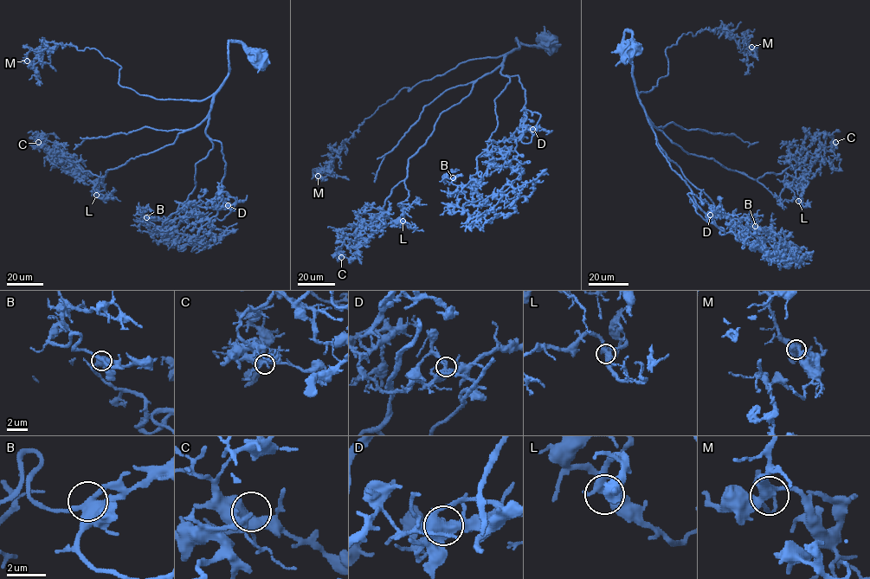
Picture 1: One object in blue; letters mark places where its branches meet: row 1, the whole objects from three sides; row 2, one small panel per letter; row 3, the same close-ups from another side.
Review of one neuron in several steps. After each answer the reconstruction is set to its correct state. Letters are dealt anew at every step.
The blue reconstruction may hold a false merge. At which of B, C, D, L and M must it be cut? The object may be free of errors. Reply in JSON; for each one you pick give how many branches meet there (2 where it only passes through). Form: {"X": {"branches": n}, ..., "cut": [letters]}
{"cut": []}

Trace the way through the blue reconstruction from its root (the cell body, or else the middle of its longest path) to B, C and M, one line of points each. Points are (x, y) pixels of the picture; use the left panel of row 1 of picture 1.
B: (258, 57), (228, 42), (228, 75), (205, 130), (213, 148), (196, 164), (195, 189), (162, 226), (146, 217)
C: (258, 57), (228, 41), (228, 75), (206, 117), (104, 176), (82, 171), (44, 138), (34, 149), (38, 142)
M: (258, 57), (228, 41), (228, 75), (200, 100), (121, 86), (121, 67), (93, 48), (30, 48), (27, 61)

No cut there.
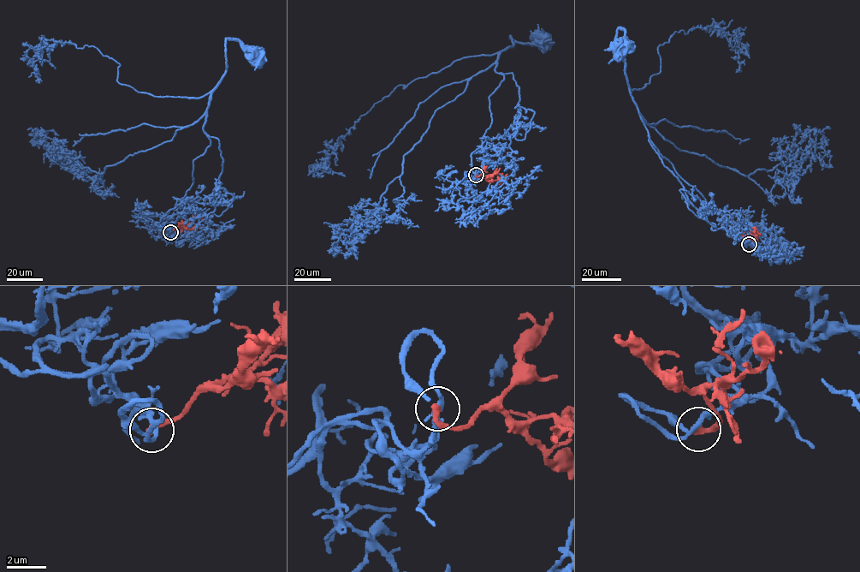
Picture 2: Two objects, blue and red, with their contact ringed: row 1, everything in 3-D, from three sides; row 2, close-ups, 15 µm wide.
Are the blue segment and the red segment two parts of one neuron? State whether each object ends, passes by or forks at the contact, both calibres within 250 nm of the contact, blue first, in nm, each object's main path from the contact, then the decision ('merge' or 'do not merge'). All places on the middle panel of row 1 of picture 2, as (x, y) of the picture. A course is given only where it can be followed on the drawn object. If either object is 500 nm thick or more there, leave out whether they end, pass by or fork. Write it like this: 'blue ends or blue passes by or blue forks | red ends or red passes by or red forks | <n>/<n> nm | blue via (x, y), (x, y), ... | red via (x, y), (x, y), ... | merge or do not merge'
blue forks | red ends | 220/360 nm | blue via (476, 175), (460, 181), (492, 120), (489, 97), (504, 79), (497, 57), (510, 36), (542, 38) | red via (476, 175), (495, 181), (507, 174) | merge

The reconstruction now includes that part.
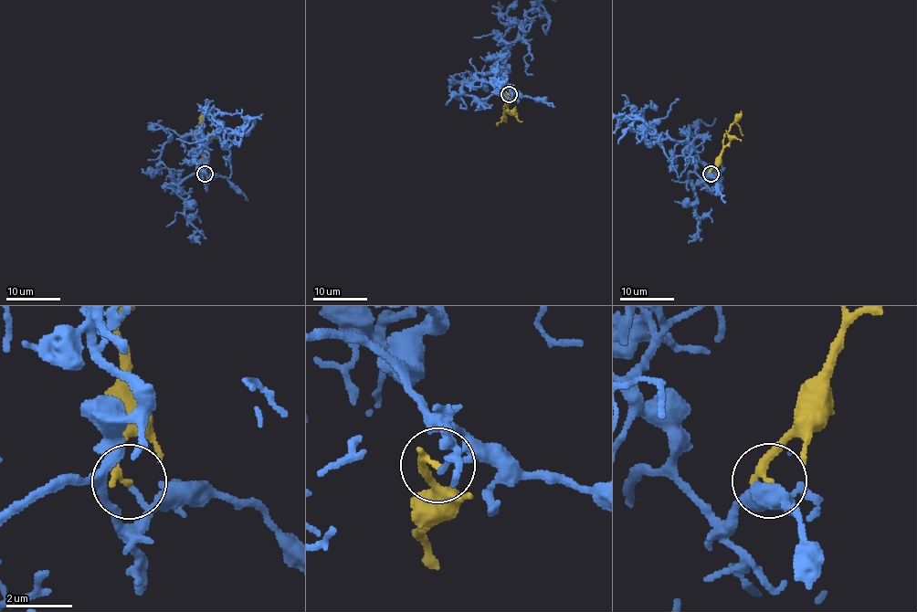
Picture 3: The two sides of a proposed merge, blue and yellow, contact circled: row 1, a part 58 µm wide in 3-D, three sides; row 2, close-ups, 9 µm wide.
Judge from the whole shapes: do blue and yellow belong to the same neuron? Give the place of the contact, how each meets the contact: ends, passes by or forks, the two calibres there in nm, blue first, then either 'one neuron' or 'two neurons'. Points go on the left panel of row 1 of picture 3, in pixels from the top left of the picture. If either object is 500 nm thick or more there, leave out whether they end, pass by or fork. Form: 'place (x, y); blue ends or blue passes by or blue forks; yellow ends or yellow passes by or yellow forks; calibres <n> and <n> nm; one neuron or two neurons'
place (205, 174); blue ends; yellow ends; calibres 150 and 280 nm; two neurons

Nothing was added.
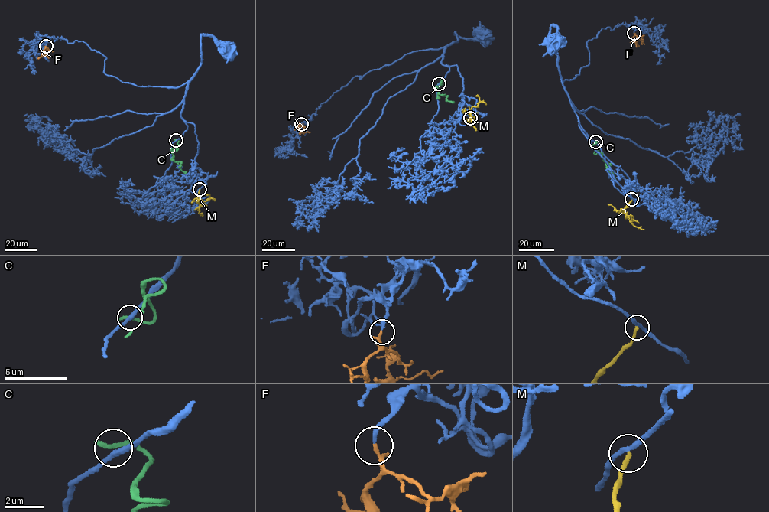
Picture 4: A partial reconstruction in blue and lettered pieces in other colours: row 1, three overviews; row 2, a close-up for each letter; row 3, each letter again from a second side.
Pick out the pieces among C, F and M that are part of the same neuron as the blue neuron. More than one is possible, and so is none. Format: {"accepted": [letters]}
{"accepted": ["F"]}

